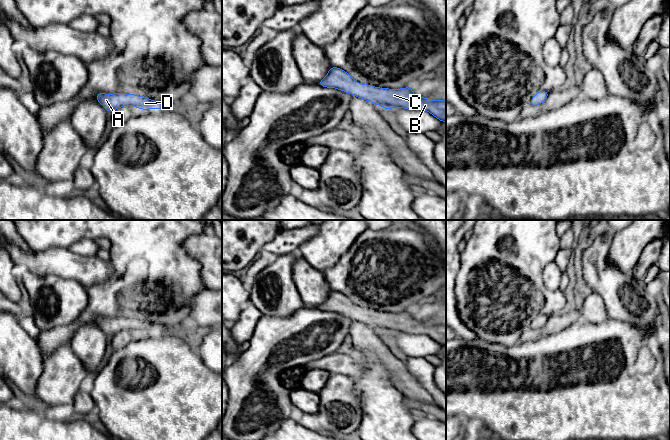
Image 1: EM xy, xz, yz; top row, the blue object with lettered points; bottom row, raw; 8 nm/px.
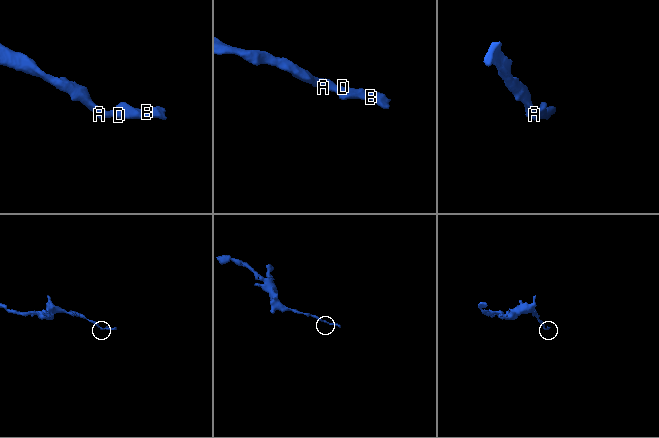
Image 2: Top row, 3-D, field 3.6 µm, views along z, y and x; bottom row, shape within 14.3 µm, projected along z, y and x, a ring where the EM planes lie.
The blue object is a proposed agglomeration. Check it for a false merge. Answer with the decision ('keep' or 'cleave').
keep

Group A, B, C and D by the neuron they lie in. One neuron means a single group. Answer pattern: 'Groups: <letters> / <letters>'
Groups: A B C D

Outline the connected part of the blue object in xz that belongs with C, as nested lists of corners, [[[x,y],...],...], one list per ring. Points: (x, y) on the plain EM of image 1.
[[[331,291],[318,309],[337,312],[375,329],[381,329],[385,334],[397,331],[408,334],[426,334],[440,345],[446,346],[446,325],[416,320],[411,311],[387,313],[359,308],[348,297],[337,291]]]

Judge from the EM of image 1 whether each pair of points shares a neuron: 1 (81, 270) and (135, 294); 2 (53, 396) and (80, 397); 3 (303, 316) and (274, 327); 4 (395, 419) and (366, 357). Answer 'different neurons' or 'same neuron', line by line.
1: different neurons
2: different neurons
3: same neuron
4: same neuron

